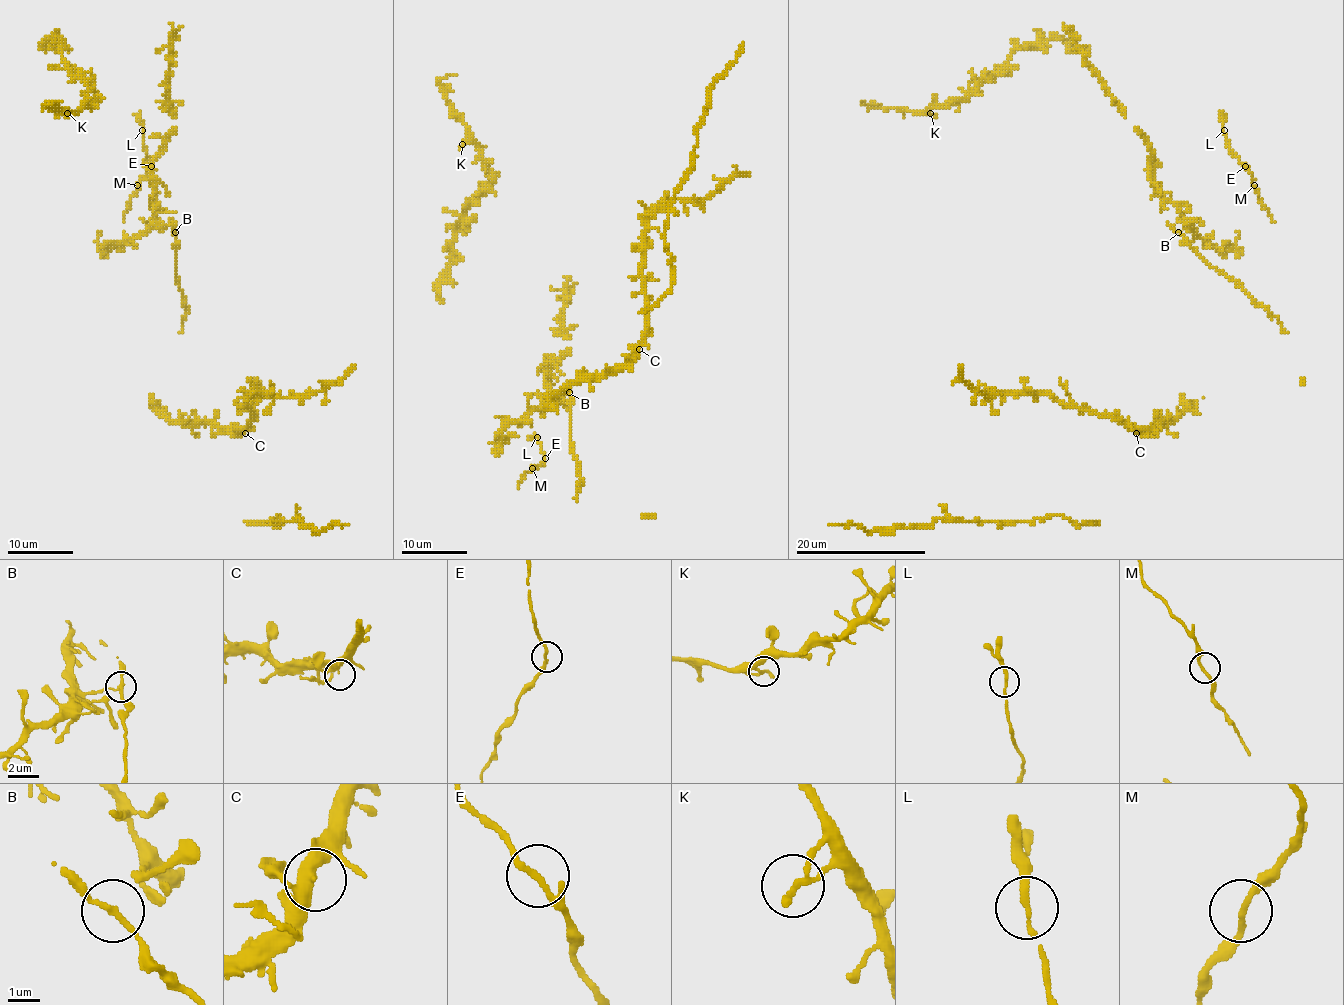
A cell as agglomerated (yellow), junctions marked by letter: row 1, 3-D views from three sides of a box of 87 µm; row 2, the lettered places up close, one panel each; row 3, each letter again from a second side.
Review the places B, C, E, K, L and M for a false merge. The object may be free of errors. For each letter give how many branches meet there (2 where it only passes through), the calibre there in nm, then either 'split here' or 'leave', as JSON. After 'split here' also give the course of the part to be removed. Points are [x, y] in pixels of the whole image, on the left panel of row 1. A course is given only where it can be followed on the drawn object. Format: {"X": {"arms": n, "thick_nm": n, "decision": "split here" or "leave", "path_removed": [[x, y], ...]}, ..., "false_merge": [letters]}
{"B": {"arms": 3, "thick_nm": 140, "decision": "leave"}, "C": {"arms": 3, "thick_nm": 280, "decision": "leave"}, "E": {"arms": 3, "thick_nm": 160, "decision": "leave"}, "K": {"arms": 2, "thick_nm": 200, "decision": "leave"}, "L": {"arms": 2, "thick_nm": 200, "decision": "leave"}, "M": {"arms": 2, "thick_nm": 180, "decision": "leave"}, "false_merge": []}

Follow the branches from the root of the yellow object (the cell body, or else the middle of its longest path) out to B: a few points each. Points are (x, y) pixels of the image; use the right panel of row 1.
B: (1254, 301), (1235, 281), (1212, 268), (1178, 232)

